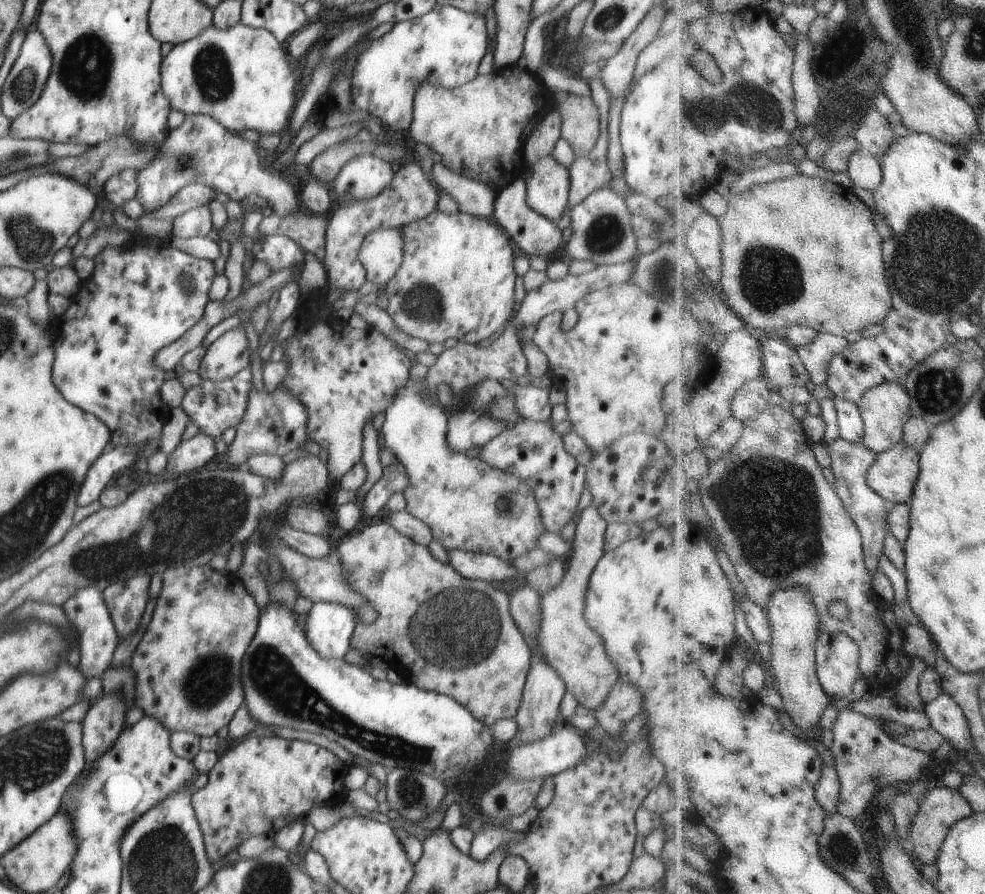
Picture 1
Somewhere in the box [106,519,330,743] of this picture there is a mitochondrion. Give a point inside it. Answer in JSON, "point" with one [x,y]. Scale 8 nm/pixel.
{"point":[206,685]}

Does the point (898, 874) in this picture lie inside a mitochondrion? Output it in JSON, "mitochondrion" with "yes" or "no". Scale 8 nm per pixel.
{"mitochondrion":"no"}

